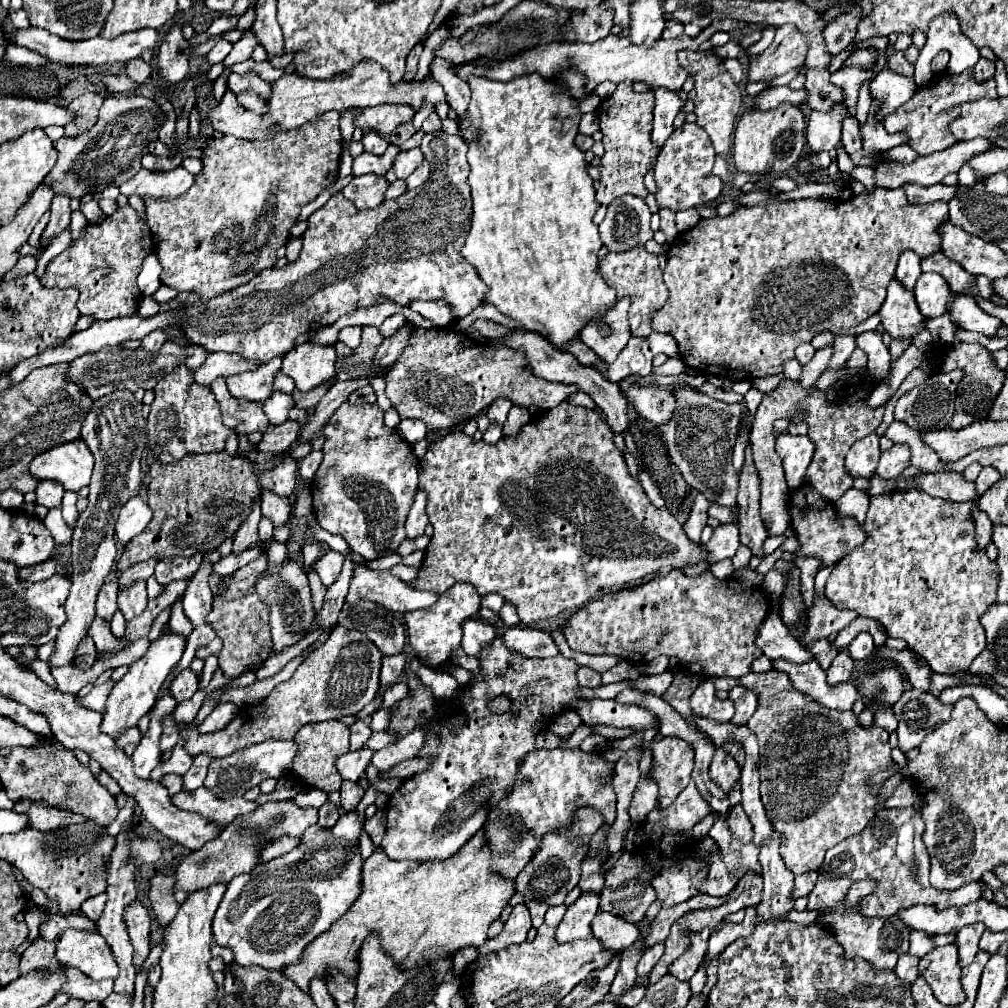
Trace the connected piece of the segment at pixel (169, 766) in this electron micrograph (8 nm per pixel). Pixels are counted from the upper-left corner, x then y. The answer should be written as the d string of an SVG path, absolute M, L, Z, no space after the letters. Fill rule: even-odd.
M184 730L180 734L180 738L176 746L172 750L172 755L164 763L158 764L150 774L150 779L160 781L161 777L166 774L184 775L192 765L193 758L184 750L184 740L188 736L188 730Z

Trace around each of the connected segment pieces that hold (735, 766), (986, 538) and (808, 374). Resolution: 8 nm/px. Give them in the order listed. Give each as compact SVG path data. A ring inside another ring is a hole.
M716 748L710 764L710 778L728 794L740 780L740 764L728 752Z
M976 504L972 508L972 516L974 516L974 524L976 524L978 548L986 550L986 546L992 542L992 522L988 520L988 516L984 516L984 512L976 512Z
M822 348L814 354L814 358L808 364L802 366L802 374L798 378L798 384L802 388L810 388L816 382L816 378L826 370L828 356L832 356L832 348Z

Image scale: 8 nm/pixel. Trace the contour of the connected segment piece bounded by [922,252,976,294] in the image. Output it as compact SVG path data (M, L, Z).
M942 252L922 258L922 270L924 272L938 272L948 282L950 290L956 294L960 294L960 292L966 294L976 288L976 276L968 274L964 268L960 268L960 264L946 258Z

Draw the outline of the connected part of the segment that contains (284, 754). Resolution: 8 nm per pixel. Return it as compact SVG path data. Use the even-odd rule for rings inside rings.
M268 740L268 742L260 742L260 744L252 744L246 746L244 750L238 750L226 758L216 758L210 766L208 766L208 776L204 780L204 786L208 790L212 790L218 798L234 798L234 796L244 796L246 788L254 788L258 786L264 778L280 778L284 776L290 766L292 766L292 758L296 754L296 746L292 740L282 742L282 740Z

